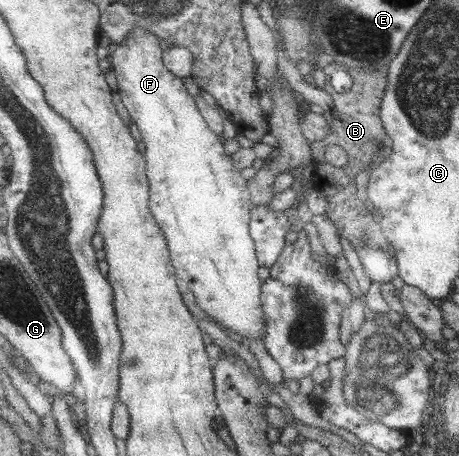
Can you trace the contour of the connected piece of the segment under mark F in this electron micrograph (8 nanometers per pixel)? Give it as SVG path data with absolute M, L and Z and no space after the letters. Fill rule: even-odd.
M143 27L133 29L127 40L113 44L108 56L111 69L117 75L122 102L146 144L145 155L151 182L150 207L165 231L177 277L188 284L201 310L239 334L246 345L247 336L264 338L268 320L264 300L261 299L264 289L264 284L259 282L261 262L250 232L253 206L247 178L241 176L232 154L225 150L223 138L208 125L196 97L191 96L185 82L165 66L166 44L153 33Z

